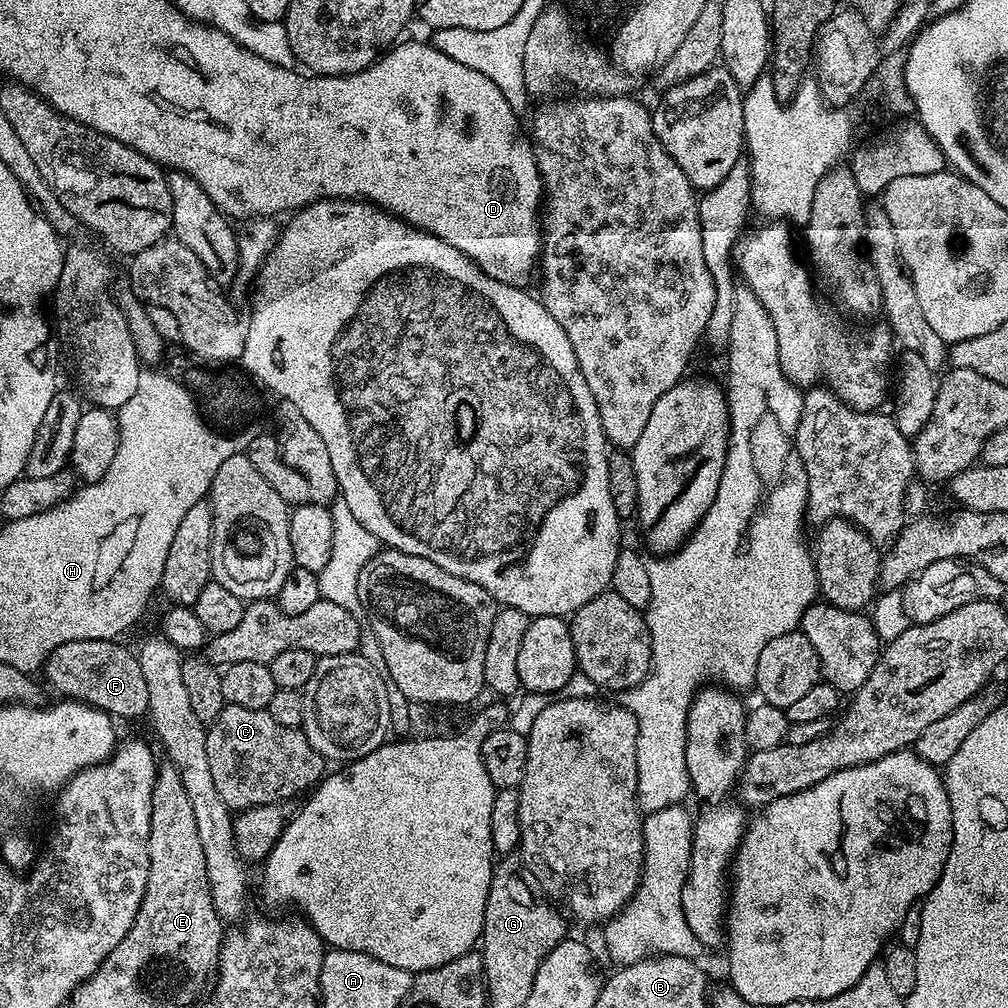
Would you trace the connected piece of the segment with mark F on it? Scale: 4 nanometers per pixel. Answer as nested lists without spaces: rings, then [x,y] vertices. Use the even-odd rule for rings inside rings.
[[[116,640],[66,642],[48,655],[42,676],[61,692],[61,697],[89,704],[113,718],[121,716],[124,720],[132,720],[135,716],[143,717],[148,711],[150,690],[142,674],[140,657]]]

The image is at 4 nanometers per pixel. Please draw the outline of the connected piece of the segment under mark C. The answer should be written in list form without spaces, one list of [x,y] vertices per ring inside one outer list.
[[[225,704],[218,718],[207,725],[204,737],[214,786],[218,786],[218,794],[229,810],[257,808],[263,804],[284,804],[291,796],[315,788],[326,775],[326,761],[318,750],[314,750],[314,746],[310,746],[304,731],[290,726],[278,726],[278,722],[274,722],[274,718],[270,718],[270,714],[263,708],[250,710]]]

